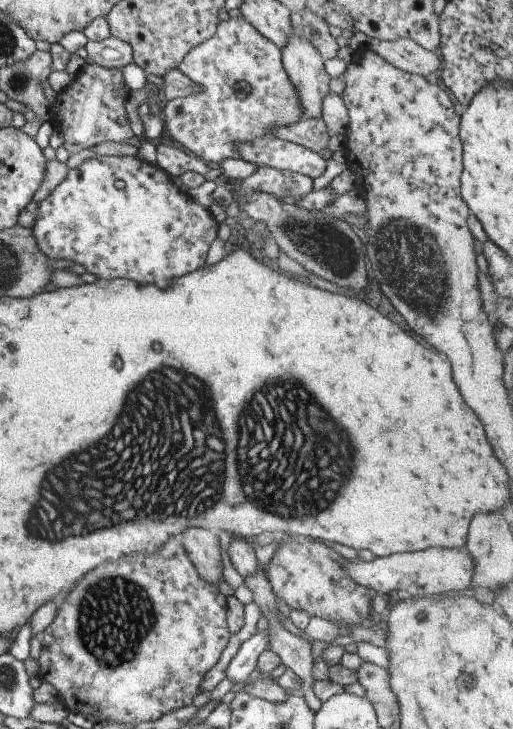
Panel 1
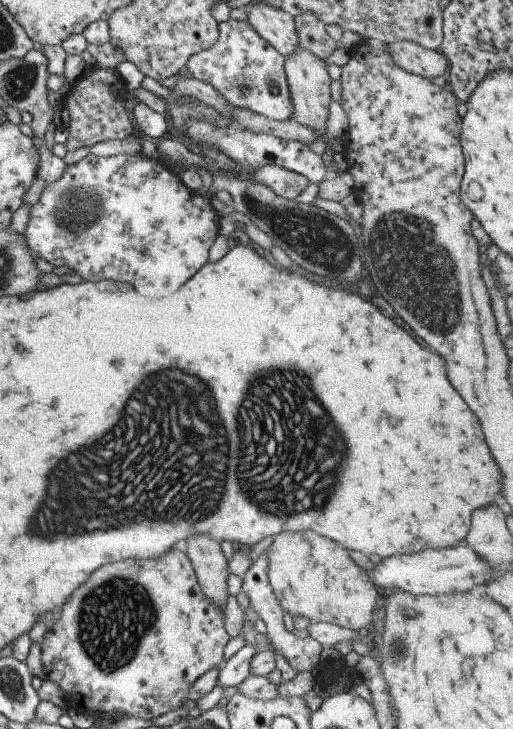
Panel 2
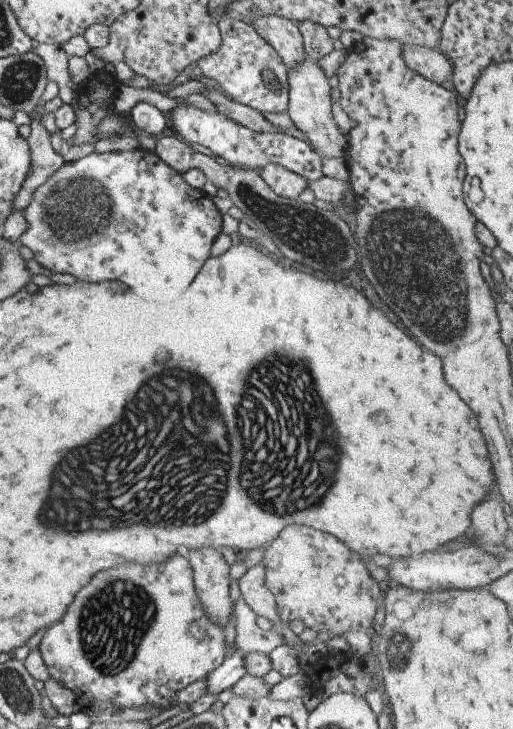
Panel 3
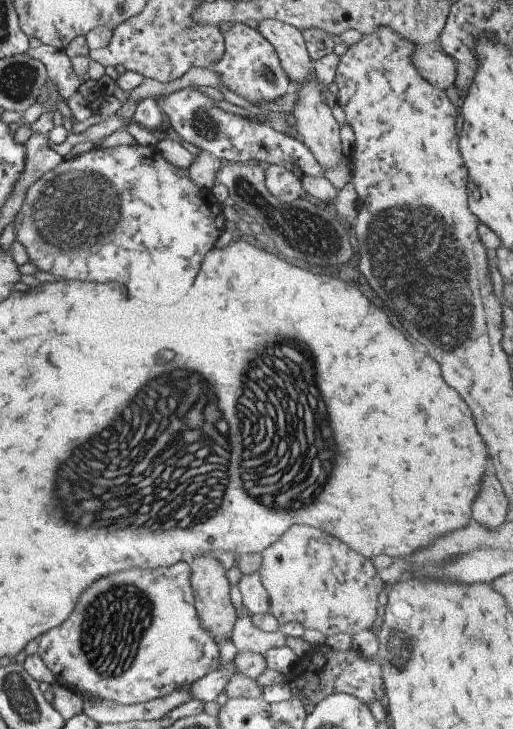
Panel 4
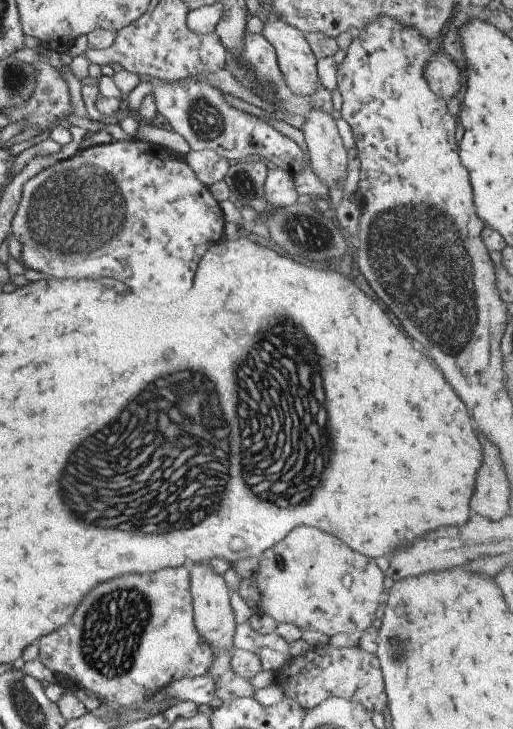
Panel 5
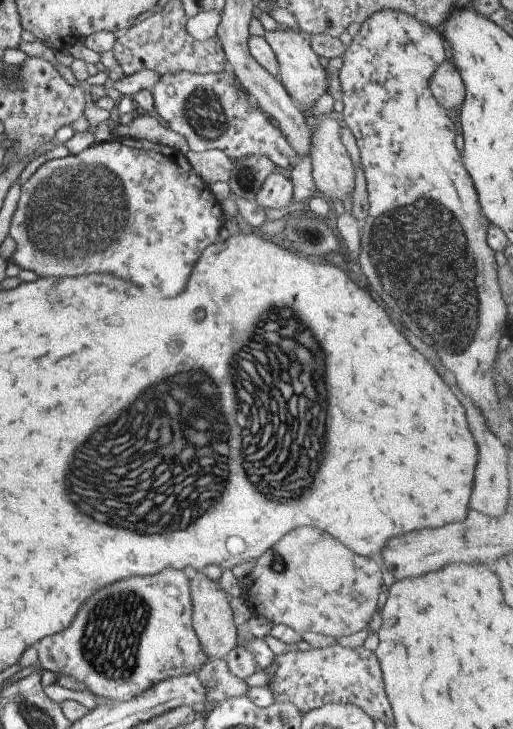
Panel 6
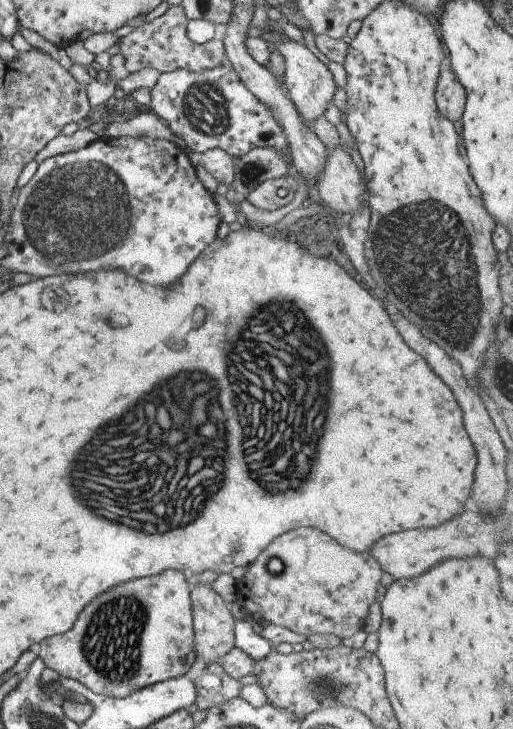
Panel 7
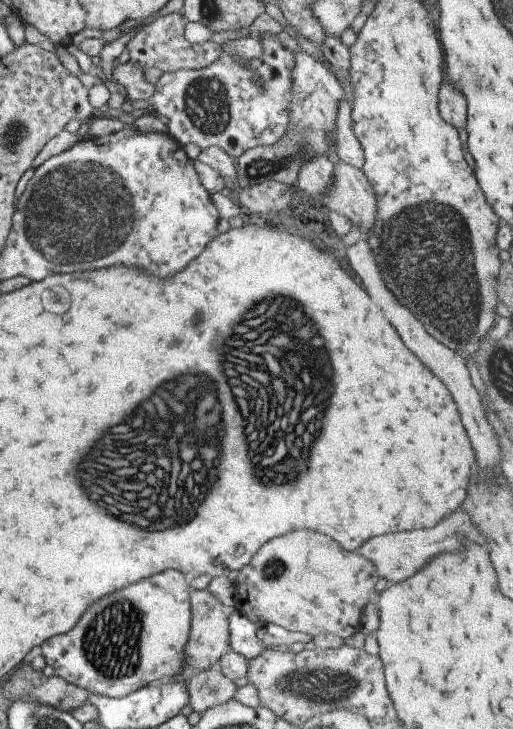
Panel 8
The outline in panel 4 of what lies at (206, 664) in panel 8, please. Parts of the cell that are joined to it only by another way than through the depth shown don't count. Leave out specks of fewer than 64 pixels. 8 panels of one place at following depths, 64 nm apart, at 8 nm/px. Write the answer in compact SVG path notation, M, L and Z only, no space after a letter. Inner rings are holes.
M204 554L196 556L191 565L191 585L194 592L194 606L198 613L200 626L214 636L216 642L221 643L226 638L232 638L234 623L237 616L234 606L230 601L230 582L227 576L227 570L214 558L214 554Z

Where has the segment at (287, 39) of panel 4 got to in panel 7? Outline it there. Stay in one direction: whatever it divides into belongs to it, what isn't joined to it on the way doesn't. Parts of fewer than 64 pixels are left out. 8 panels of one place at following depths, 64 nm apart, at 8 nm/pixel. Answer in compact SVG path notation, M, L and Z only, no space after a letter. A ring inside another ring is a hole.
M288 39L288 40L282 40L282 42L280 43L272 43L270 42L270 44L275 44L275 48L277 49L277 52L283 57L283 82L282 85L284 86L286 92L287 92L287 96L289 98L290 101L293 102L293 104L295 105L295 108L299 111L299 114L303 116L303 120L306 121L310 127L313 126L313 120L315 120L316 118L320 117L320 116L324 116L324 111L327 110L331 104L333 104L333 97L335 94L335 91L337 90L337 85L335 84L335 81L333 80L333 75L331 74L329 68L326 66L326 62L325 60L318 60L318 58L316 58L316 56L314 56L314 54L312 54L312 52L310 52L310 50L305 46L305 44L300 44L300 42L293 42L292 40Z

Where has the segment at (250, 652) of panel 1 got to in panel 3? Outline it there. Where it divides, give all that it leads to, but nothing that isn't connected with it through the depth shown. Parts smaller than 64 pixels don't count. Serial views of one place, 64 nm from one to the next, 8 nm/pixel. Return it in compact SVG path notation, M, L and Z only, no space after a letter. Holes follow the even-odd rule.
M241 649L234 651L225 662L207 676L208 693L218 695L227 688L234 687L245 675L248 675L244 663L245 654Z

